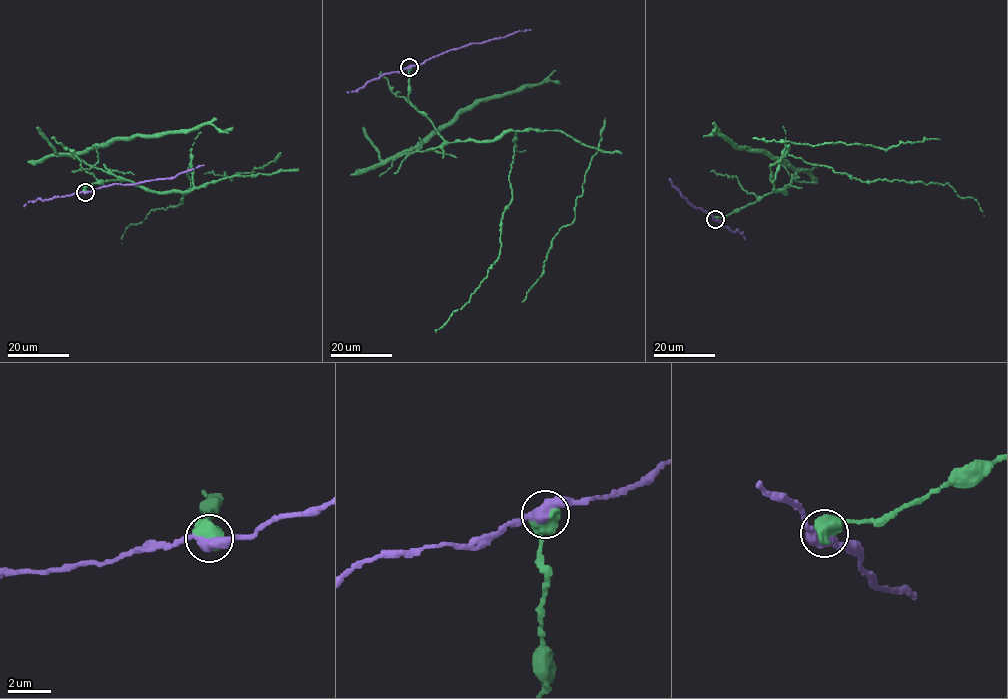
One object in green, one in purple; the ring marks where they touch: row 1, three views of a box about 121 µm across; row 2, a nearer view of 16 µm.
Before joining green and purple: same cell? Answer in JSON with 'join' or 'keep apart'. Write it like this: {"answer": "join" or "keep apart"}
{"answer": "keep apart"}

